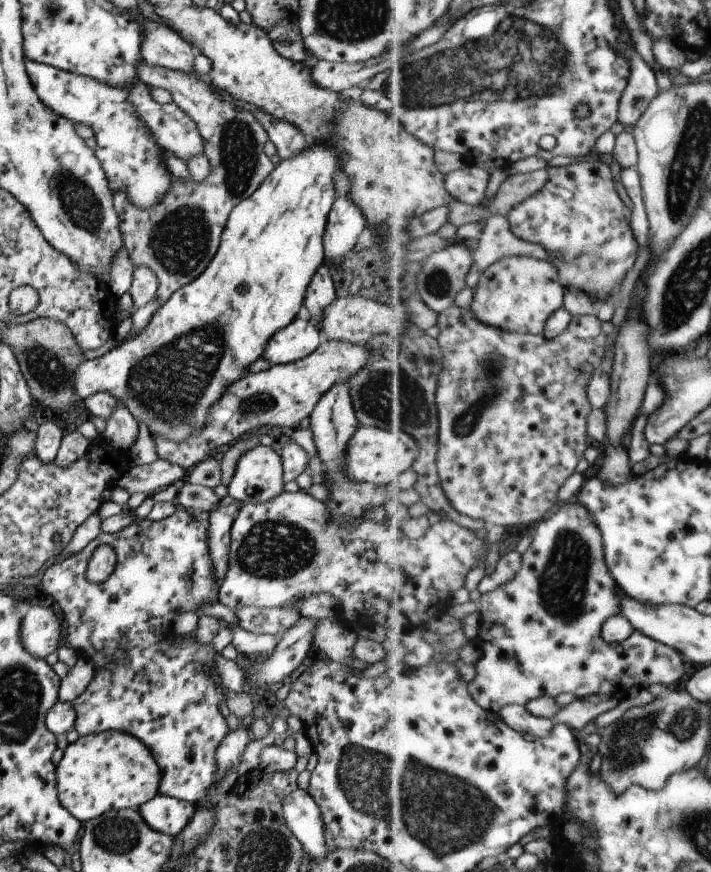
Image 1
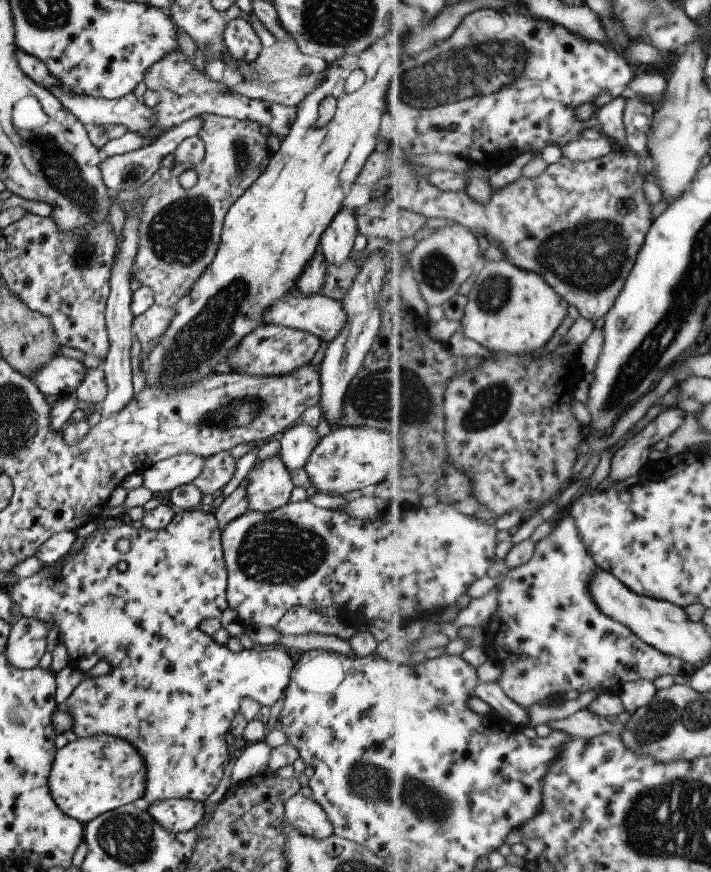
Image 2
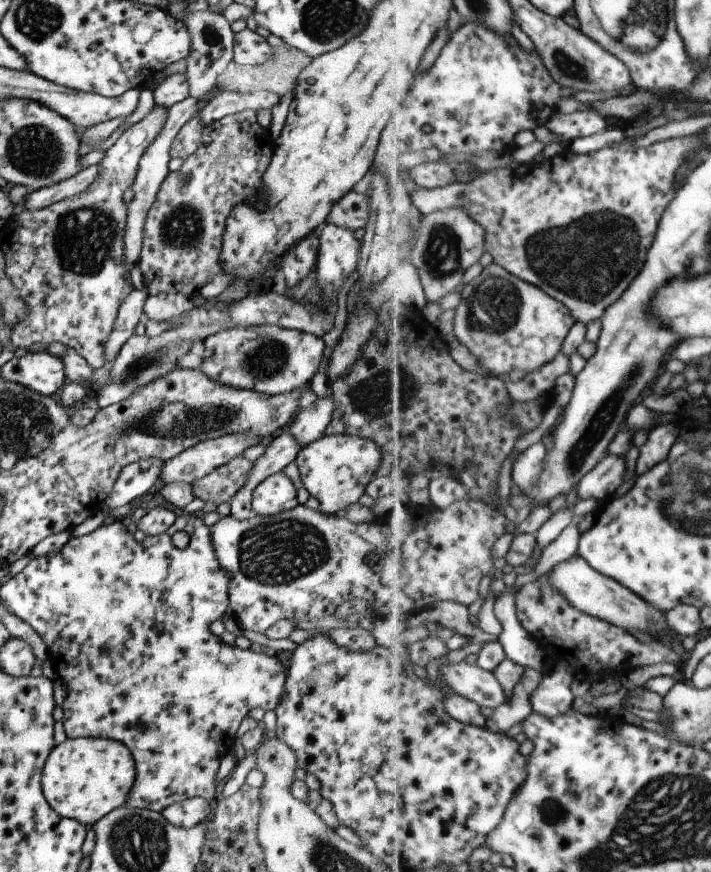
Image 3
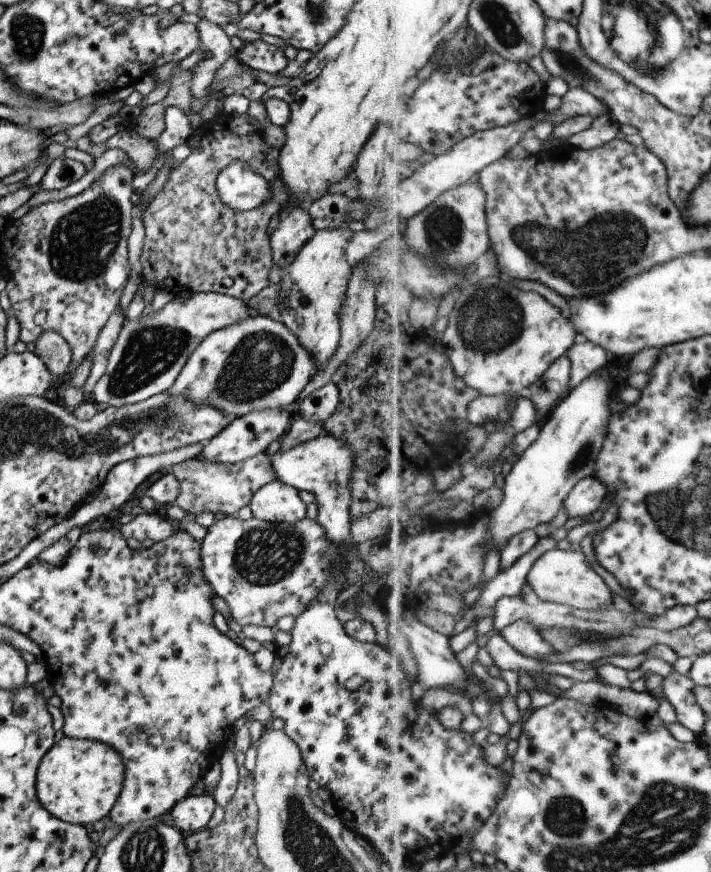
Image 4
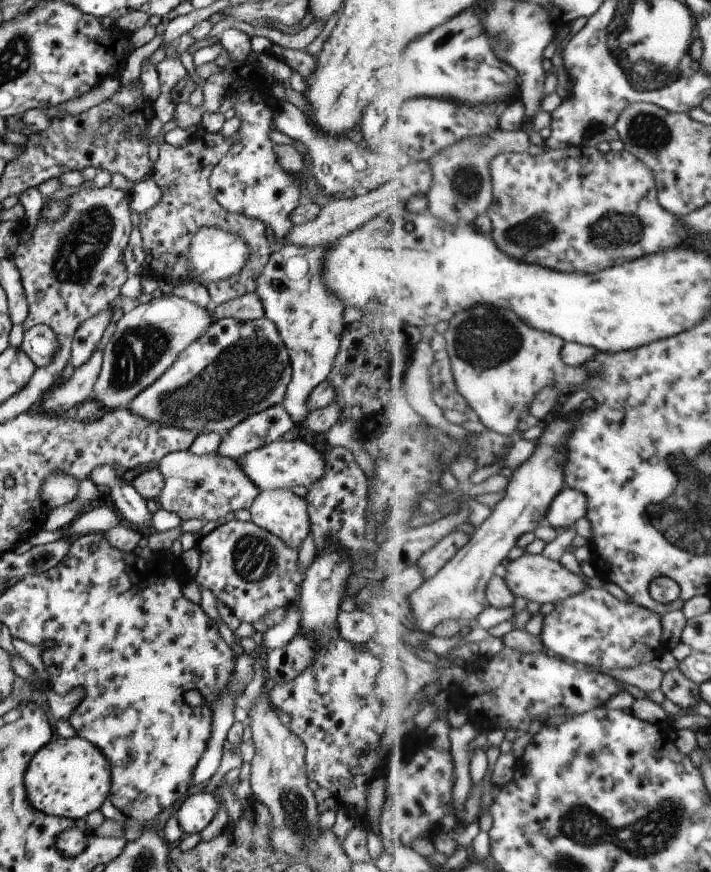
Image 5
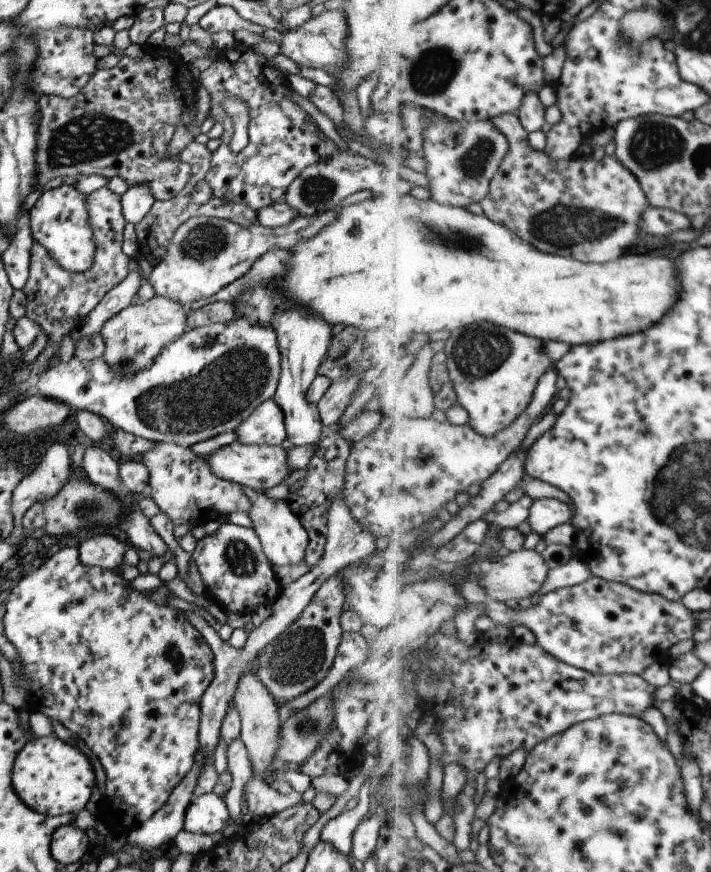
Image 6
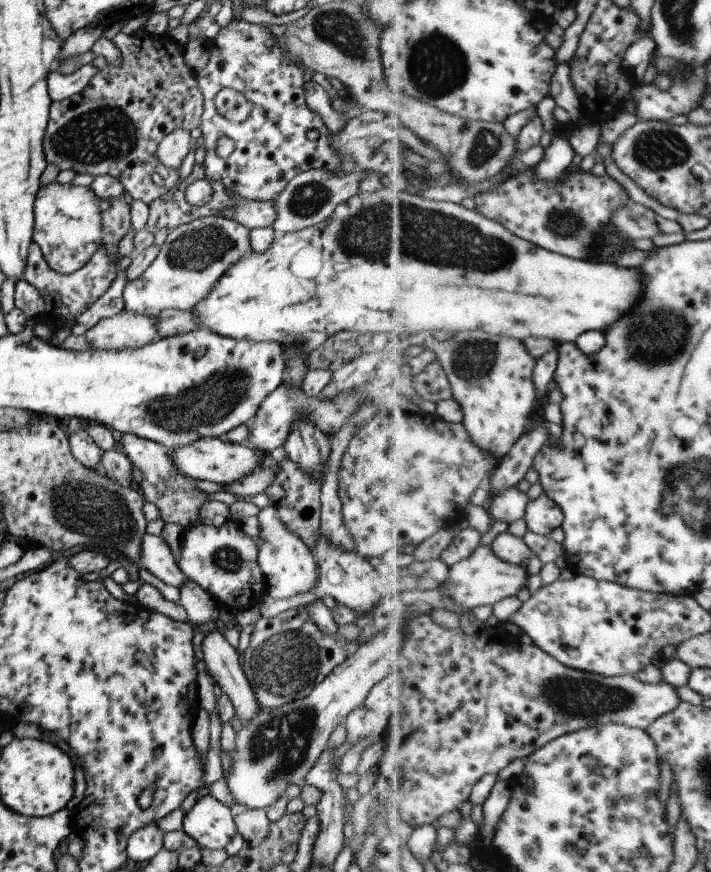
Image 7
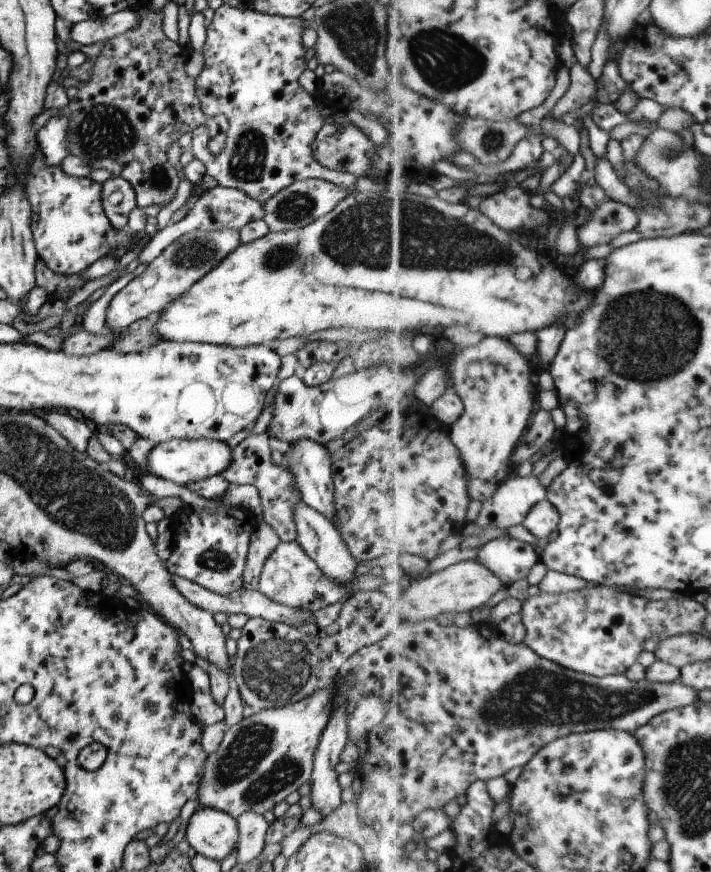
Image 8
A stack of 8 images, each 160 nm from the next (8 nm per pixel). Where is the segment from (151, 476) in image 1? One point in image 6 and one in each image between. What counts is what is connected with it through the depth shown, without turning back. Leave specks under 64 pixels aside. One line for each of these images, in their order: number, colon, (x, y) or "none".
2: (164, 475)
3: (200, 459)
4: (245, 436)
5: (268, 425)
6: (264, 425)

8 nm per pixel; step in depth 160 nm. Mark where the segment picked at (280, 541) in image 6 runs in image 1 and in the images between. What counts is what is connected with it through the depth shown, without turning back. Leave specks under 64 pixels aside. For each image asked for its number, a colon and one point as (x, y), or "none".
1: (257, 476)
2: (268, 486)
3: (275, 493)
4: (276, 502)
5: (280, 511)

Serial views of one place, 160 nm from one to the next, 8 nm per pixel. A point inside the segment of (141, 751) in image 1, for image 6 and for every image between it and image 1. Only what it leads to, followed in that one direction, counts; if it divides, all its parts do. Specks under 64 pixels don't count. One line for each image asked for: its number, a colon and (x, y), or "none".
2: (89, 776)
3: (83, 778)
4: (77, 781)
5: (68, 778)
6: (50, 776)

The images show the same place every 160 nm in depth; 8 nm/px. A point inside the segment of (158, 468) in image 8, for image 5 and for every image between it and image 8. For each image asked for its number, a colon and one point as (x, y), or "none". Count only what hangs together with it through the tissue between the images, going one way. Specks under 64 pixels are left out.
5: (281, 464)
6: (255, 466)
7: (211, 458)

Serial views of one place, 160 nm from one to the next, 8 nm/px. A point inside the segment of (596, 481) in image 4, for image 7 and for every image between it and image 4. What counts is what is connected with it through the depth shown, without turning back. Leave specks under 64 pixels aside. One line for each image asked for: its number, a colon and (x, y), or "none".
5: (570, 505)
6: (544, 514)
7: (543, 514)

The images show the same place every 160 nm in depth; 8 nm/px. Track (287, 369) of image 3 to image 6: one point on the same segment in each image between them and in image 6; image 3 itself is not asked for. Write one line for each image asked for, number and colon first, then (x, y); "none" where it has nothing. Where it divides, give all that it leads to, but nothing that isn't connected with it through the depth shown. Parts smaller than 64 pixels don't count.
4: (256, 364)
5: (236, 368)
6: (205, 382)

